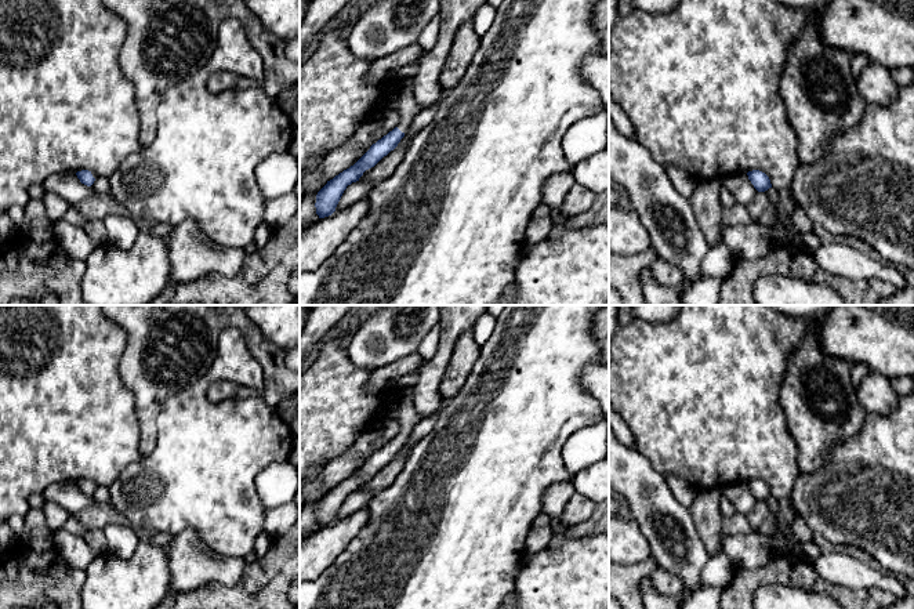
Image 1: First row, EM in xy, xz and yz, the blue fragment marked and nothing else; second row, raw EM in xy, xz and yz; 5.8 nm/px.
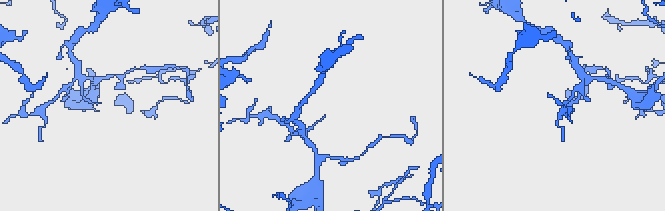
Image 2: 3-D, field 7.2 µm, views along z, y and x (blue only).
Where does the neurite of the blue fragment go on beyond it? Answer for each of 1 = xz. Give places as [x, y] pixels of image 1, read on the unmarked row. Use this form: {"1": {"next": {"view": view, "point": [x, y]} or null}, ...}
{"1": {"next": {"view": "xz", "point": [402, 409]}}}

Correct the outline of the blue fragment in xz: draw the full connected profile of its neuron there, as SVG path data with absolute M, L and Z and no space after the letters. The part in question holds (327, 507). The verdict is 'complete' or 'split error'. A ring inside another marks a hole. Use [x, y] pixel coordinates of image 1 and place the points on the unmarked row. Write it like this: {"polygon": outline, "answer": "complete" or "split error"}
{"polygon": "M420 369L402 376L392 387L393 396L387 410L387 417L399 424L398 435L373 453L353 475L327 490L318 501L315 516L319 528L331 525L347 496L359 490L366 479L374 476L384 465L393 460L410 438L413 428L421 420L411 395L413 385L418 380L418 373Z", "answer": "split error"}

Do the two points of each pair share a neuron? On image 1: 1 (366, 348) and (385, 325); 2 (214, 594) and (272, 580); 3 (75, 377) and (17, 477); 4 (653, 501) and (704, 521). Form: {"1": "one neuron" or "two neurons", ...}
{"1": "one neuron", "2": "one neuron", "3": "one neuron", "4": "two neurons"}

